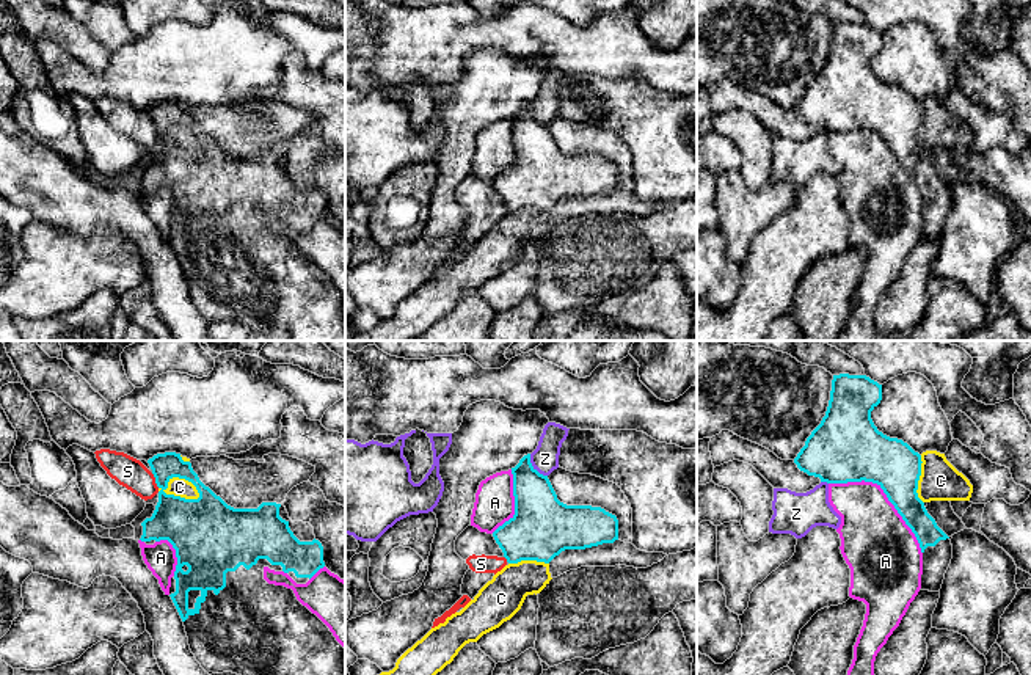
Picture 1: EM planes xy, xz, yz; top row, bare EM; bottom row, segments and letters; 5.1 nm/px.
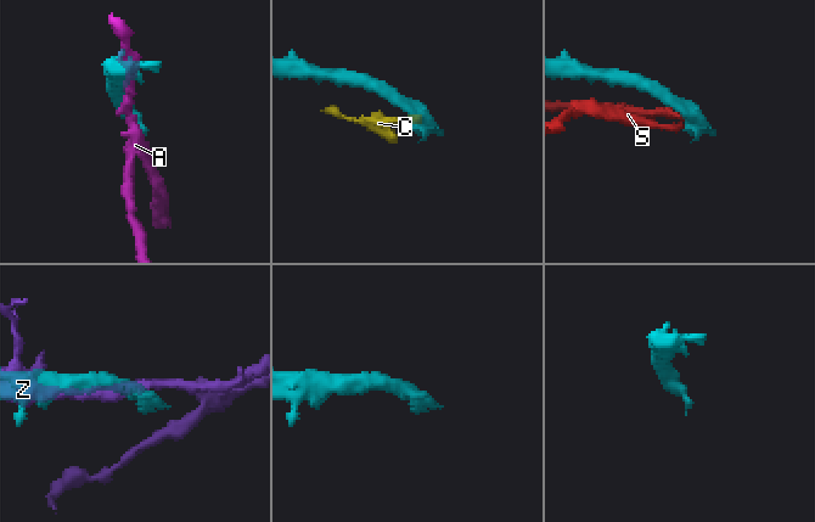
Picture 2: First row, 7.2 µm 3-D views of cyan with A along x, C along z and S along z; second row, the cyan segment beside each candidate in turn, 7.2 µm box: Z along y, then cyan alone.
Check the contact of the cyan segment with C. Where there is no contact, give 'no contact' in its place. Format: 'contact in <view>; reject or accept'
contact in xy; reject

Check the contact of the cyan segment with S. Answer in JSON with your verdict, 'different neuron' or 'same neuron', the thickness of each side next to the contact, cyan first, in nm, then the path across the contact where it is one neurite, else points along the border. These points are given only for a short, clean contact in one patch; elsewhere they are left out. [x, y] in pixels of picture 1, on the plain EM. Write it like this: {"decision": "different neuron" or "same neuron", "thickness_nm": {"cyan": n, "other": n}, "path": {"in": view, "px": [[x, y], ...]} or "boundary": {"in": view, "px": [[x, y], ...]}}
{"decision": "different neuron", "thickness_nm": {"cyan": 240, "other": 160}, "boundary": {"in": "xy", "px": [[151, 121], [159, 135]]}}

